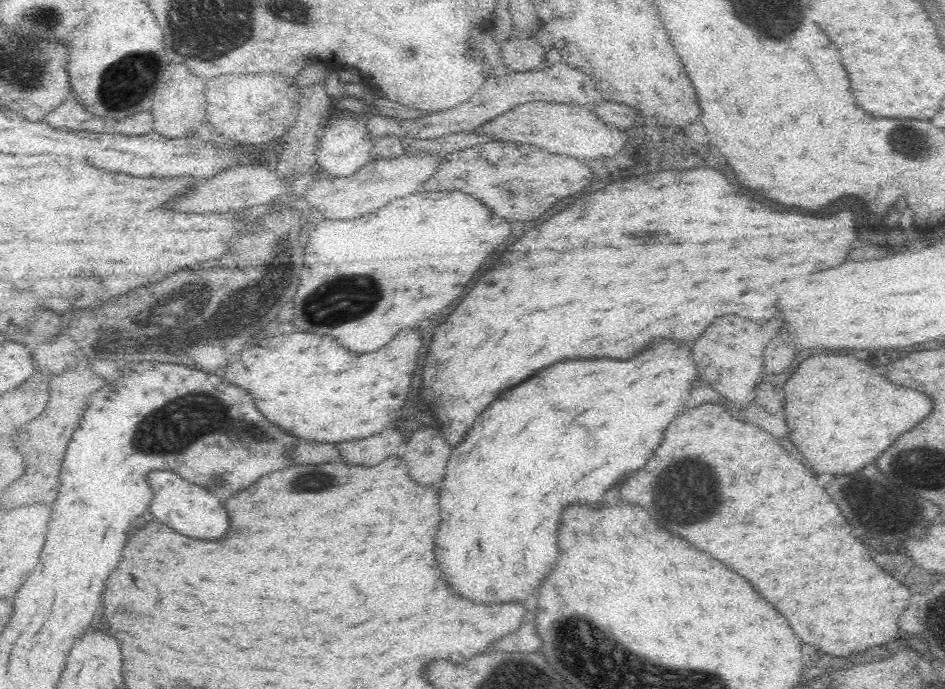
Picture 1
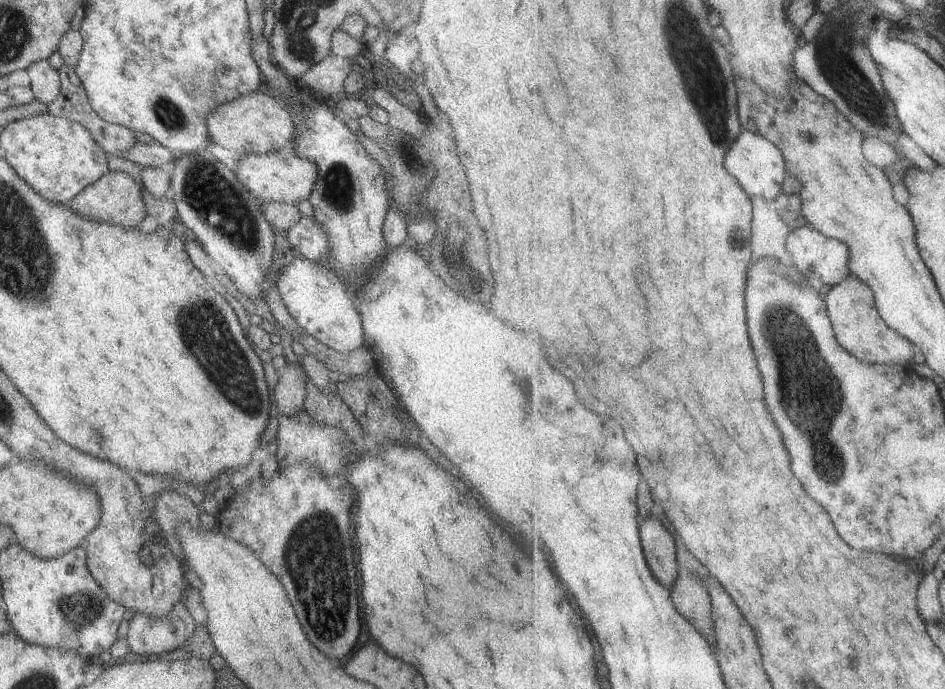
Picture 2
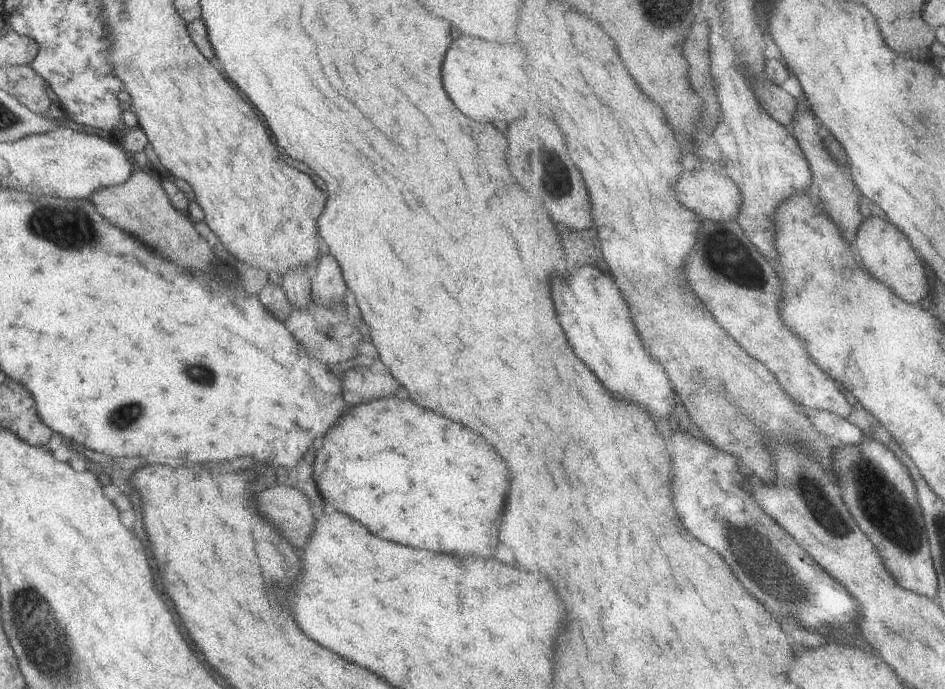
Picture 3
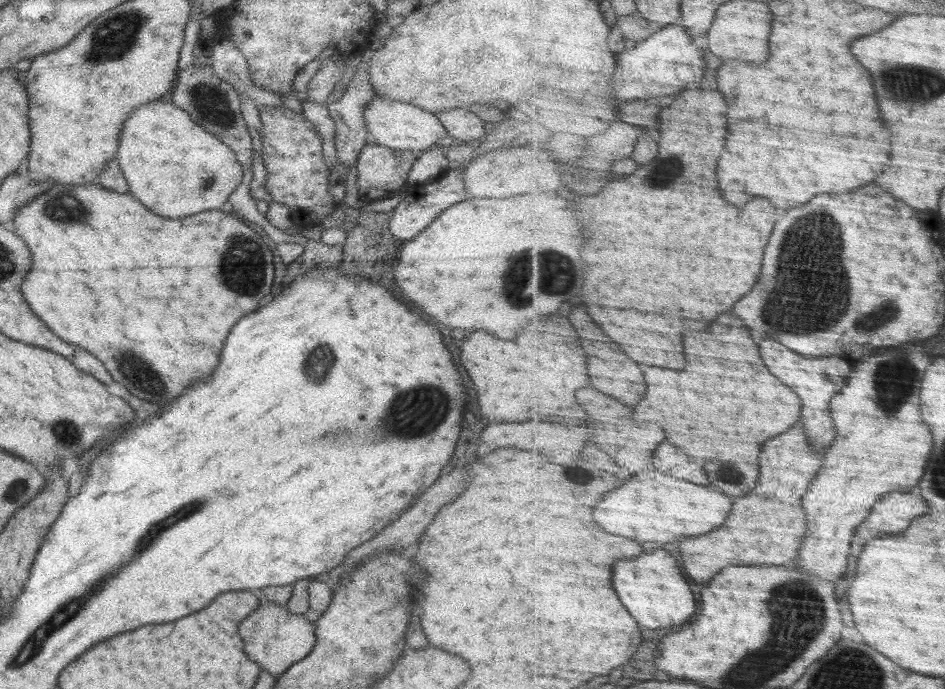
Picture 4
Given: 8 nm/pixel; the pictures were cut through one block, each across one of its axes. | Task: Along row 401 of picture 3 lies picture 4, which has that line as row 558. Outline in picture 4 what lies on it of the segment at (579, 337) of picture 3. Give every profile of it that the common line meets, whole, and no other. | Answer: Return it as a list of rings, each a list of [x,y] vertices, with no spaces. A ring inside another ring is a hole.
[[[664,548],[644,554],[632,560],[620,560],[616,564],[616,590],[628,610],[640,620],[646,628],[668,628],[668,626],[682,626],[686,624],[698,610],[694,592],[686,582],[680,562]]]

